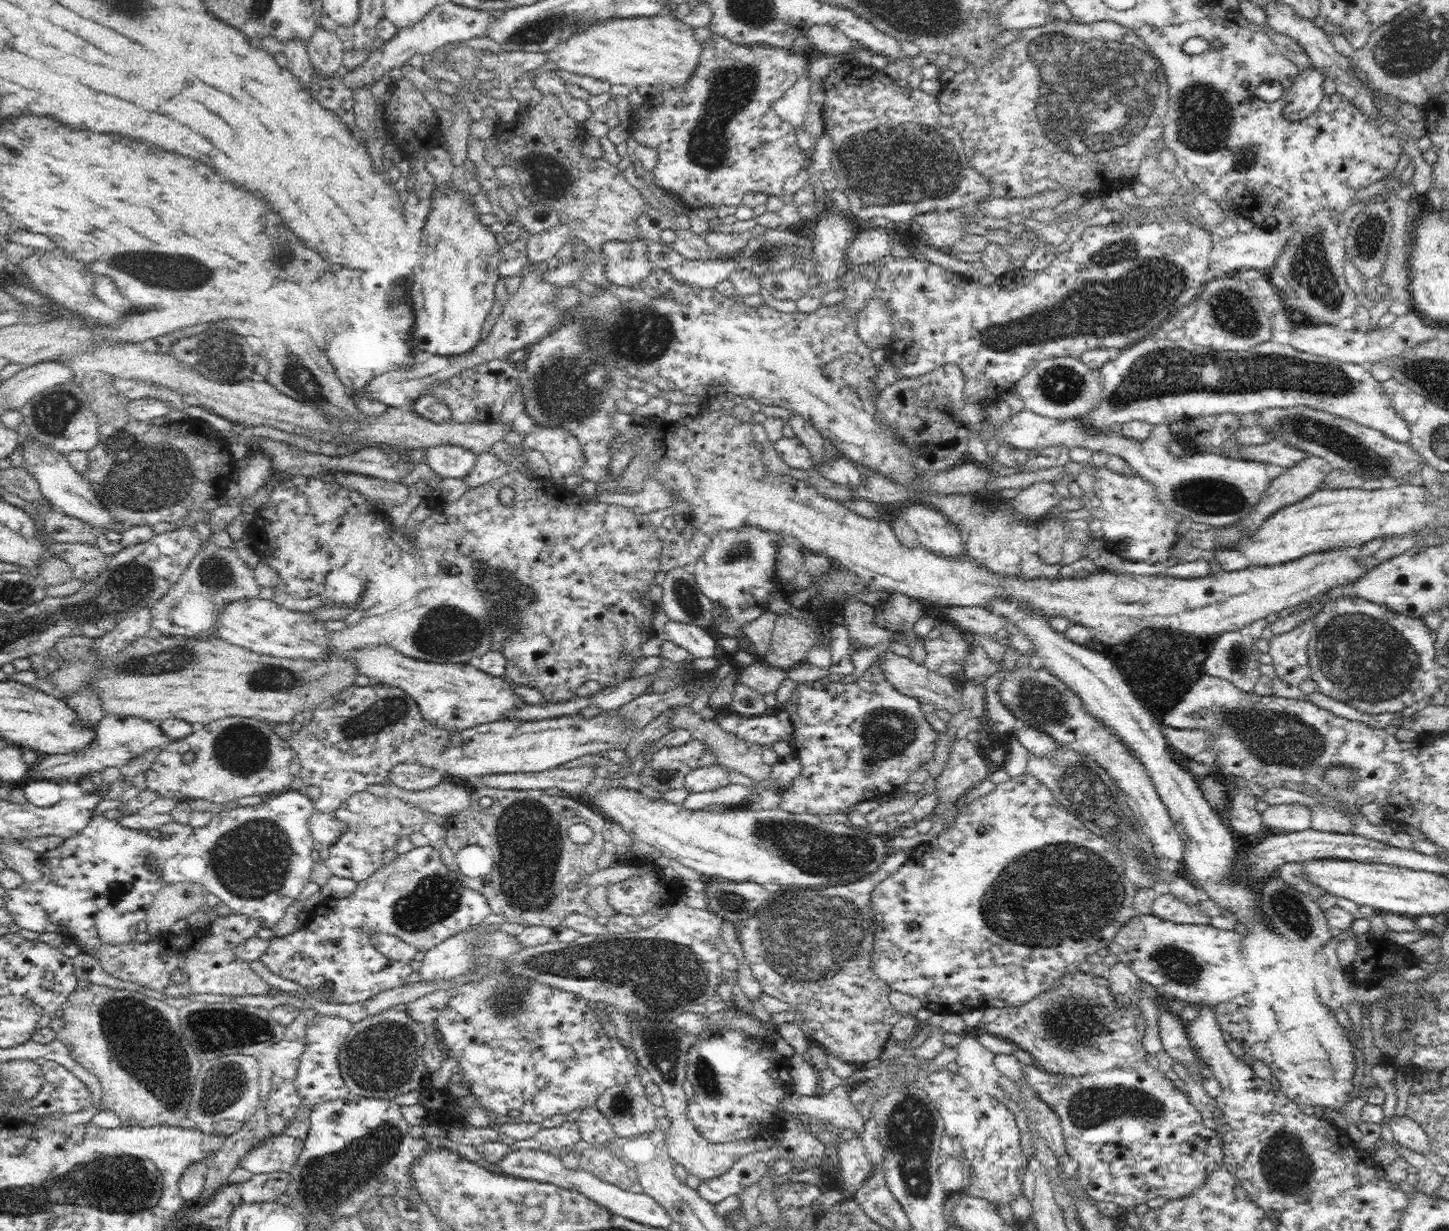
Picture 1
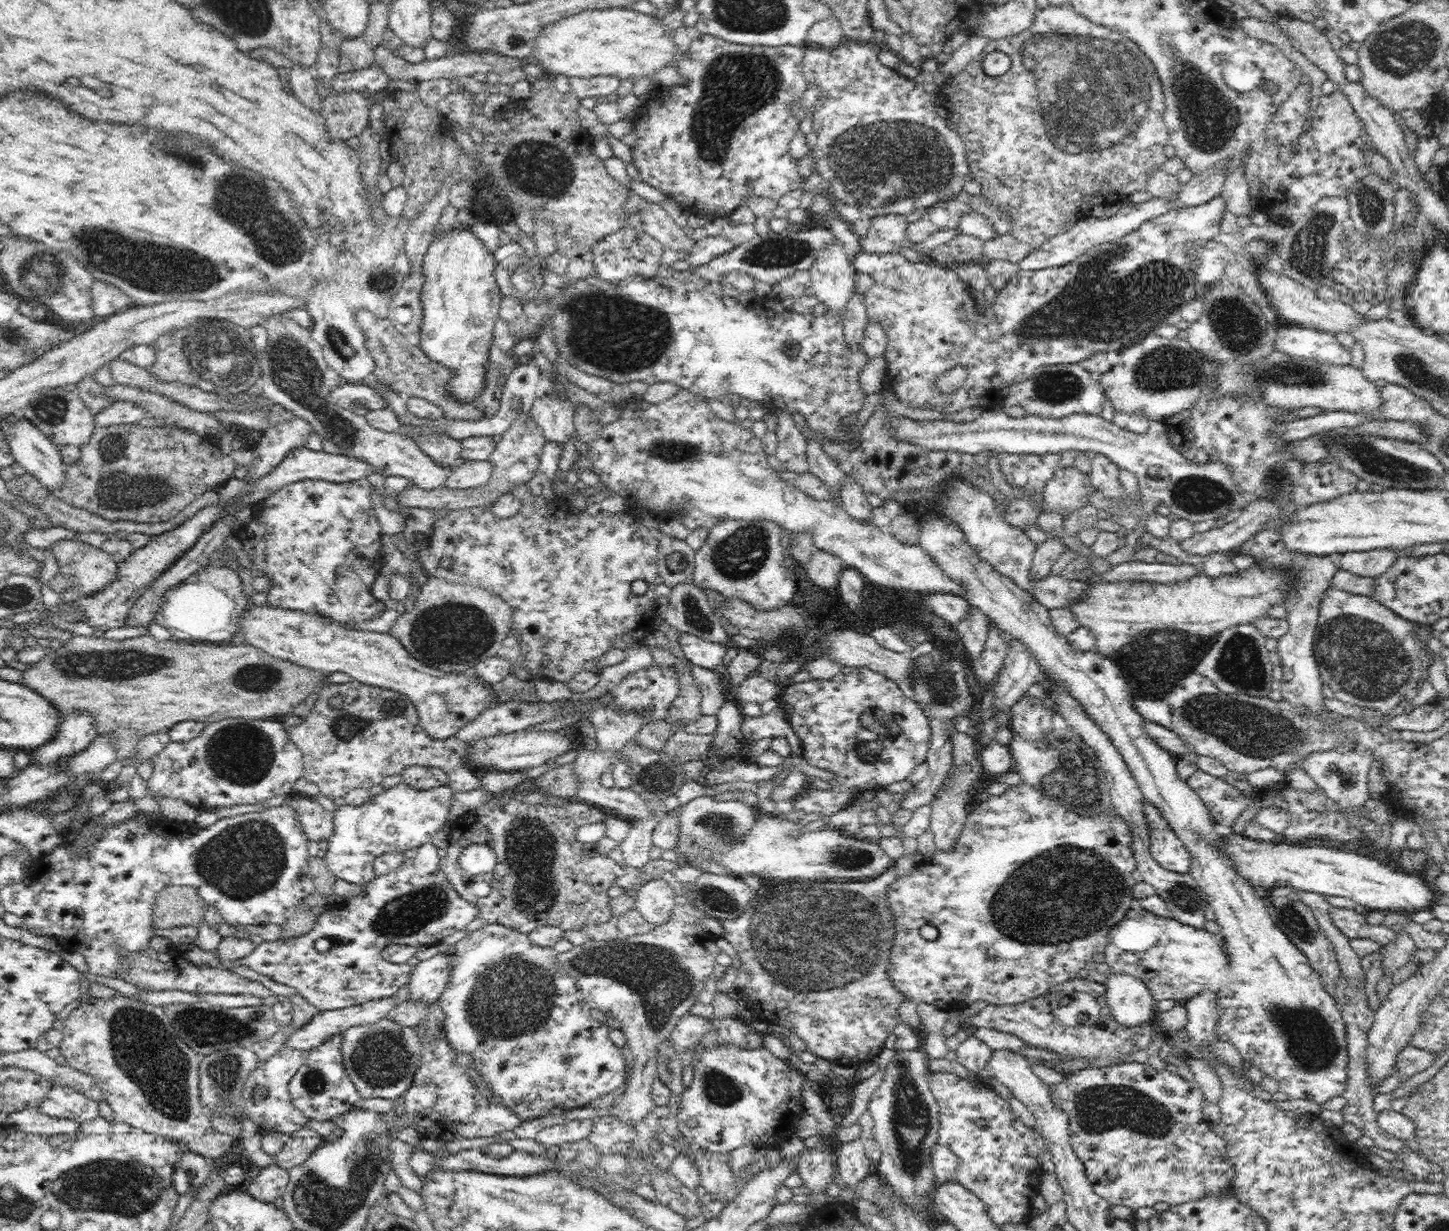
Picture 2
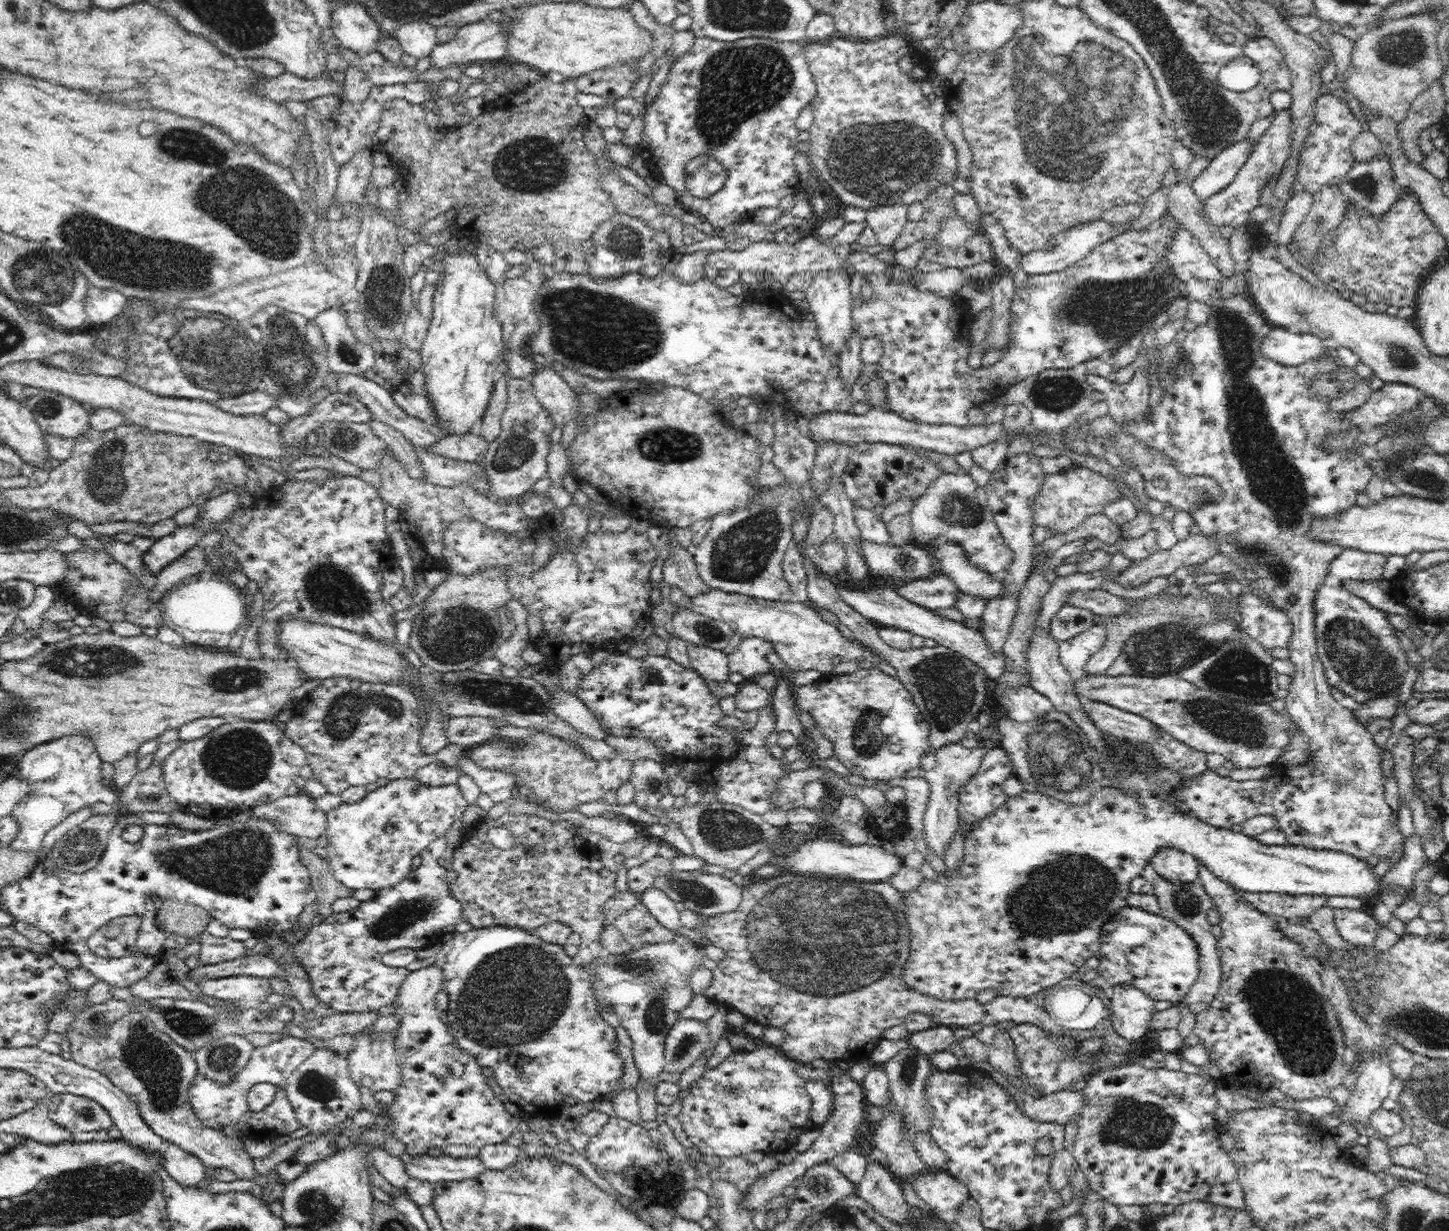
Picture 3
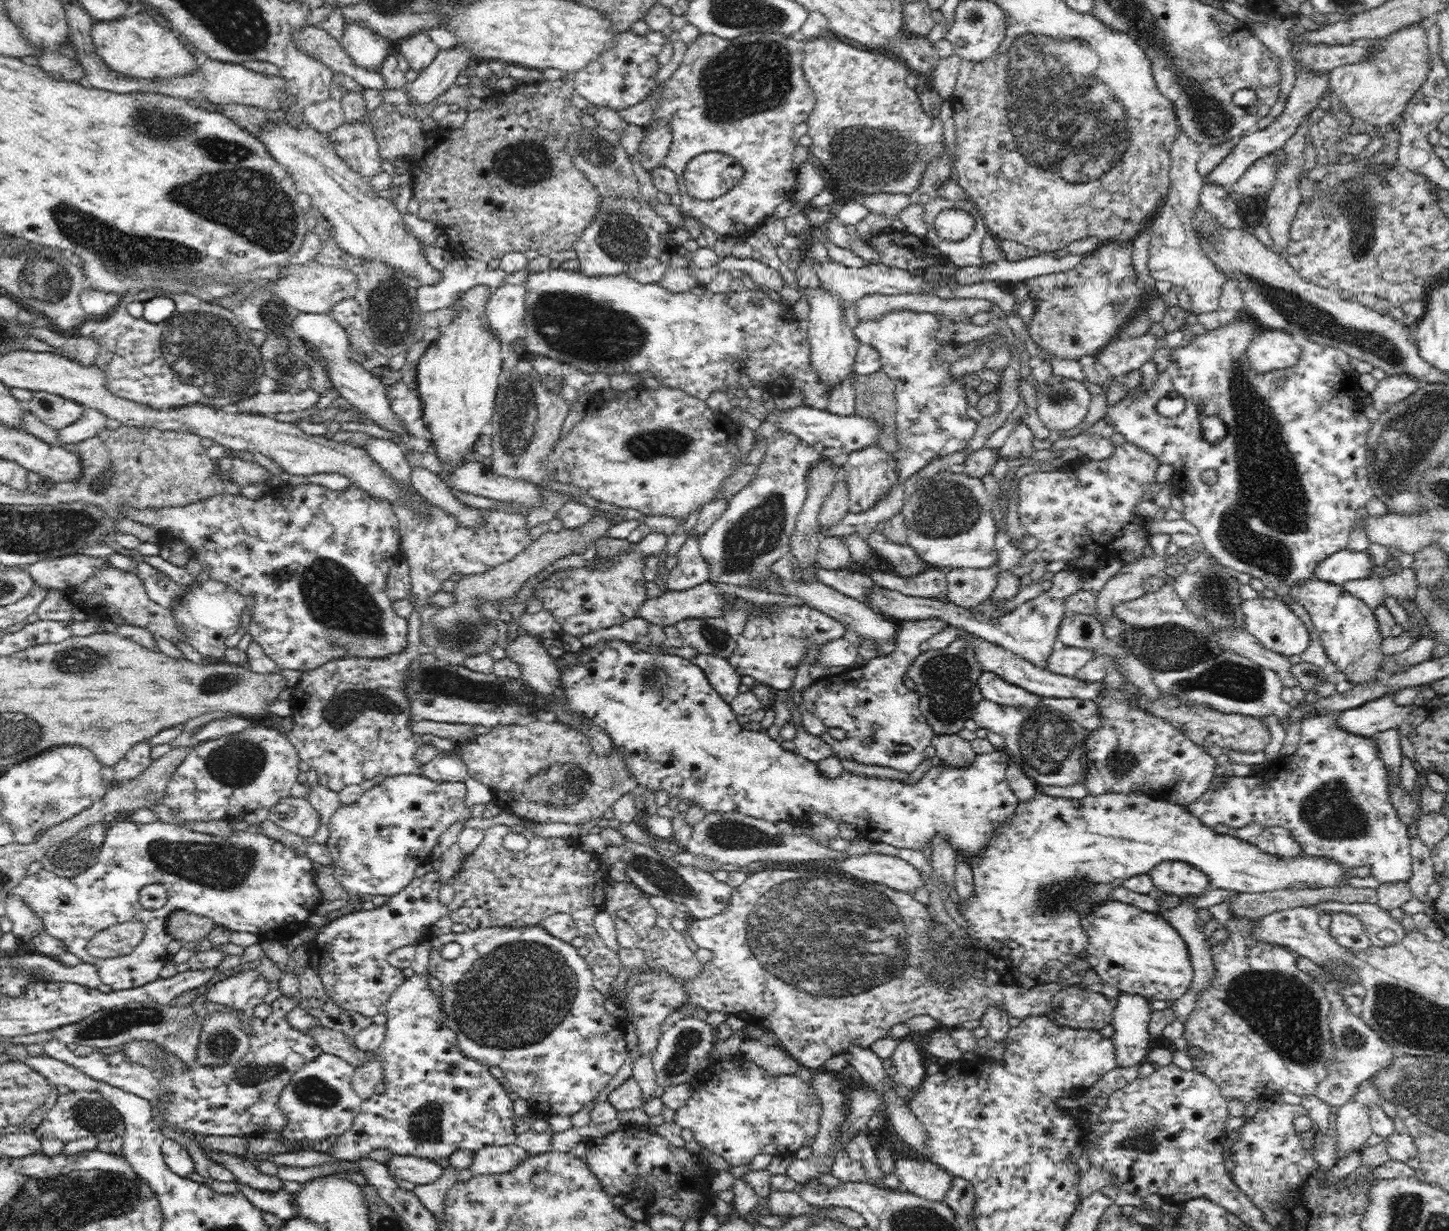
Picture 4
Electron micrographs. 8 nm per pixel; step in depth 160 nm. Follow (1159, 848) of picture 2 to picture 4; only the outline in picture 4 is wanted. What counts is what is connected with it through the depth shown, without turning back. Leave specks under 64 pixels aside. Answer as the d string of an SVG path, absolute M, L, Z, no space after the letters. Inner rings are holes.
M1164 861L1149 872L1156 890L1181 898L1199 898L1208 890L1208 876L1182 861Z

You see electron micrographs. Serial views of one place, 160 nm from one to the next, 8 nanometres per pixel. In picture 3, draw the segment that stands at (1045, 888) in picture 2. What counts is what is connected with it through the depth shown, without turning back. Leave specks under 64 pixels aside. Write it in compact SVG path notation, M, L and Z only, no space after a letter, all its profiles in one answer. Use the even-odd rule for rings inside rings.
M1109 787L1094 791L1088 802L1084 804L1068 804L1046 796L1041 792L1028 792L1025 789L1016 796L1009 796L1003 805L994 809L982 821L975 824L966 833L964 843L964 856L957 873L946 871L938 873L936 880L922 880L920 886L912 892L902 893L902 899L908 907L908 927L910 927L910 958L902 971L906 986L917 990L922 994L939 998L940 1000L964 1000L976 998L979 992L985 988L993 988L1002 996L1032 996L1038 994L1044 988L1057 986L1064 978L1070 978L1074 972L1078 972L1080 966L1084 966L1086 960L1096 957L1101 948L1100 932L1104 924L1114 914L1123 910L1127 905L1127 897L1131 894L1130 883L1134 878L1142 874L1142 871L1150 864L1151 858L1164 848L1176 848L1184 853L1190 853L1198 862L1204 863L1213 875L1226 883L1230 883L1235 889L1252 893L1287 893L1290 895L1326 895L1356 897L1372 903L1379 896L1380 878L1376 878L1372 868L1366 863L1366 859L1356 858L1351 854L1341 853L1336 850L1318 850L1302 845L1268 845L1261 843L1255 837L1245 835L1242 832L1233 832L1231 829L1216 828L1207 822L1201 821L1189 812L1183 812L1176 805L1166 802L1160 795L1151 795L1140 798L1136 794L1126 794L1120 789Z

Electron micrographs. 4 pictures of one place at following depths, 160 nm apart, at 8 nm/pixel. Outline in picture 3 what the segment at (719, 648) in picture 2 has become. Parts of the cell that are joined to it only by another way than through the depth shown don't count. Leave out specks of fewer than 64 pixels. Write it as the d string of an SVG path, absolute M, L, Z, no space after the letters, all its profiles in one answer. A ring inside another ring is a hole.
M687 643L687 653L690 666L696 670L707 682L728 681L729 655L707 646Z

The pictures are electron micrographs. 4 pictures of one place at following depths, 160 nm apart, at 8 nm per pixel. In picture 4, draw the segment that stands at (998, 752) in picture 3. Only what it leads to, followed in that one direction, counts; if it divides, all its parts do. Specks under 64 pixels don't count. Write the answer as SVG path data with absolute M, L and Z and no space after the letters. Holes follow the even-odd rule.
M610 640L610 642L597 643L593 646L582 647L576 653L576 662L572 666L562 666L560 670L560 685L563 687L563 692L566 698L566 707L576 713L582 715L584 719L590 719L592 723L596 723L602 731L611 738L614 748L618 749L624 755L624 763L628 767L628 773L632 773L634 779L639 785L646 786L654 792L666 790L669 796L676 796L678 802L685 802L688 806L701 804L705 812L719 810L722 812L740 812L740 814L750 815L754 818L764 819L768 822L777 823L780 821L791 822L796 825L810 825L811 814L818 813L822 816L834 819L840 824L848 822L856 825L859 837L871 842L886 842L896 848L912 848L914 850L924 851L926 848L931 848L931 840L936 834L942 834L946 837L948 843L952 843L952 849L957 852L966 854L970 862L974 857L981 855L981 852L986 846L988 838L991 837L992 831L996 830L1002 823L1007 823L1014 812L1014 809L1019 803L1018 797L1012 792L1010 785L1006 782L1006 768L1008 768L1008 760L1011 760L1008 750L996 749L993 752L986 754L977 754L973 762L968 766L948 766L942 764L932 766L926 774L916 781L914 784L904 783L903 781L890 780L888 778L866 777L858 775L848 770L842 770L840 776L836 778L828 778L824 776L818 768L816 762L812 762L803 756L800 756L795 751L786 751L782 746L774 741L768 733L767 729L760 730L754 734L750 730L743 727L742 720L736 716L736 713L727 702L724 702L719 696L719 693L712 687L710 681L704 671L691 660L684 659L678 655L662 653L662 651L642 651L636 647L635 643L624 642L623 640Z

